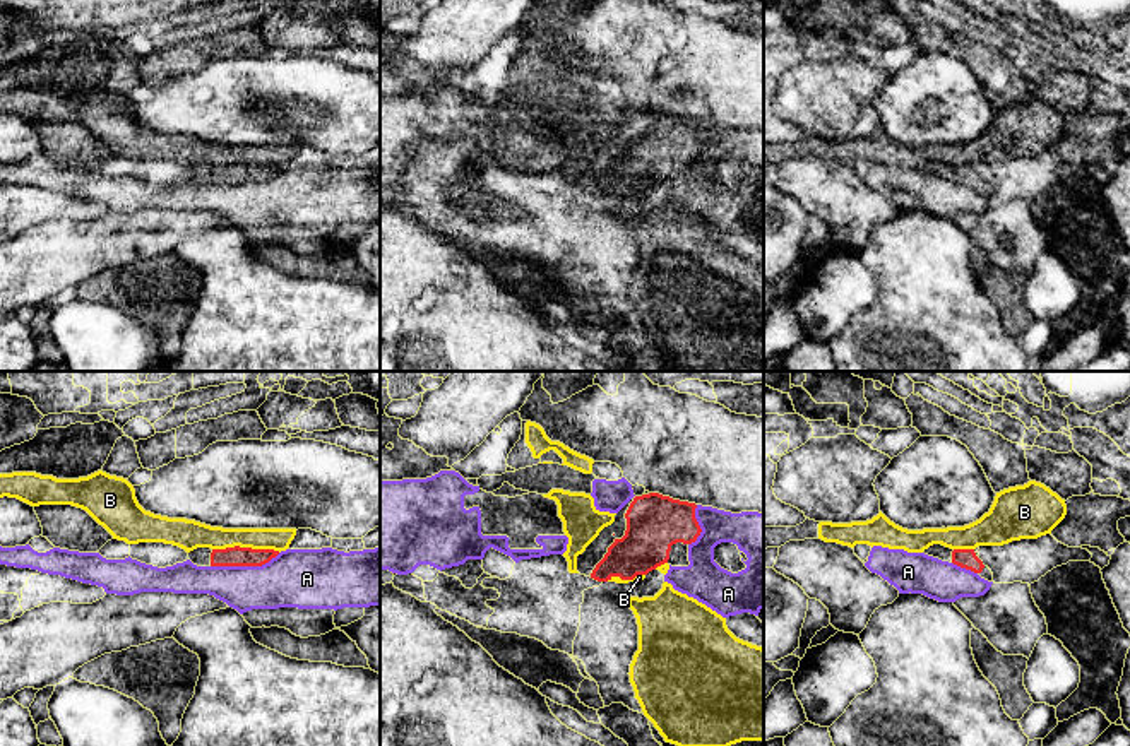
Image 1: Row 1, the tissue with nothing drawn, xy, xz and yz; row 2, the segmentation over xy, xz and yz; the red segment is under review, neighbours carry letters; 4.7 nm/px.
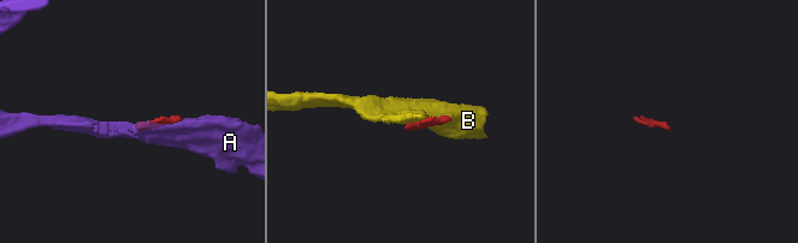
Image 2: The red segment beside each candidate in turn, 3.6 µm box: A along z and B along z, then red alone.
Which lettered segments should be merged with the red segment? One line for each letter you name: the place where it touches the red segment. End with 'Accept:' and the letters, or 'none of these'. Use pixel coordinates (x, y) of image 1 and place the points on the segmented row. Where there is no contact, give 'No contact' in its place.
Accept: none of these

